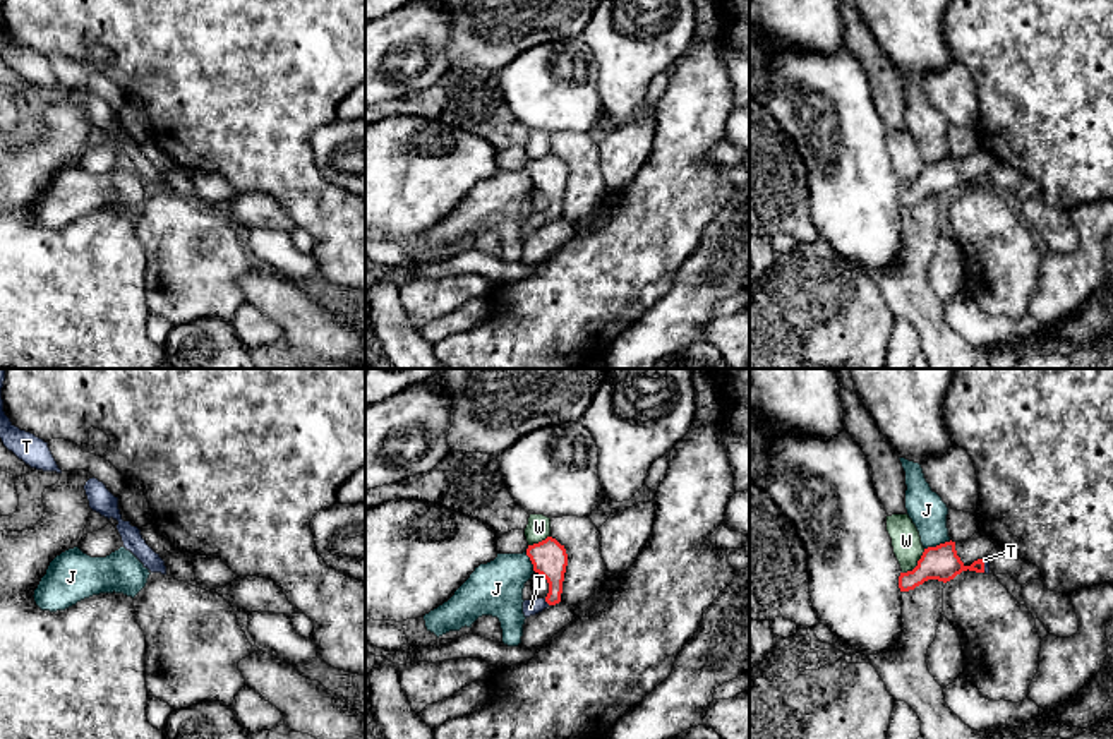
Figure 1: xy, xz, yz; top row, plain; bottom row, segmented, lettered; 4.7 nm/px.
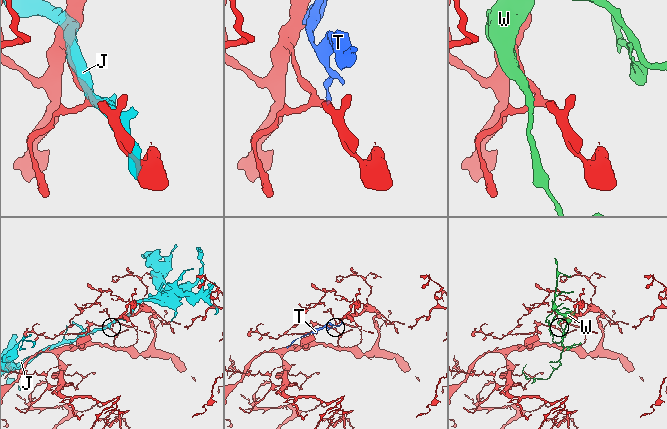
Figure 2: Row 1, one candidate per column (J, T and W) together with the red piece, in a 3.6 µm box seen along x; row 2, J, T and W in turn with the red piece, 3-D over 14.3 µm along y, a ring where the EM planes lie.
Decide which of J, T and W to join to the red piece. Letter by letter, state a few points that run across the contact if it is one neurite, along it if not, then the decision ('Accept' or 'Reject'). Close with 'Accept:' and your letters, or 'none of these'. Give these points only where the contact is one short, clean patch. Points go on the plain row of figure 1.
J: Reject
T: Line: xz (549, 174), (554, 211), (547, 218), (530, 223). Accept
W: Reject
Accept: T

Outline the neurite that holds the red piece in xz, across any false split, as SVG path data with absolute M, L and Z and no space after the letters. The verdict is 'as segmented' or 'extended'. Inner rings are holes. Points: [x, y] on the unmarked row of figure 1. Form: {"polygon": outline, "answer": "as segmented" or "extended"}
{"polygon": "M547 153L545 156L528 161L526 171L533 180L533 187L542 190L549 199L549 209L545 214L533 214L523 218L525 233L535 231L561 218L563 197L568 182L568 170L564 161L556 154Z", "answer": "extended"}

